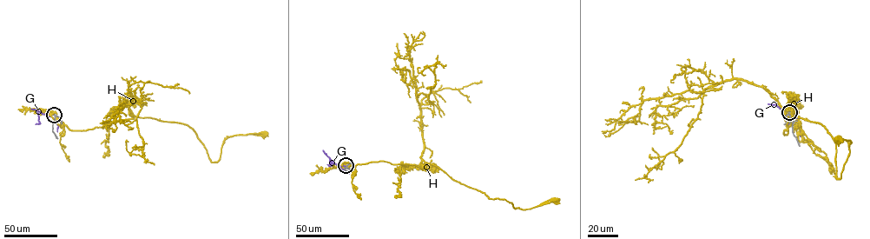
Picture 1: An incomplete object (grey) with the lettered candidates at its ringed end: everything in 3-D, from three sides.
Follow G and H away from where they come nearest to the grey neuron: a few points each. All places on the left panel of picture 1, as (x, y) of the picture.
G: (54, 115), (37, 110), (39, 123), (36, 124)
H: (54, 115), (75, 130), (108, 128), (130, 111), (183, 123), (212, 162), (227, 137), (264, 135)

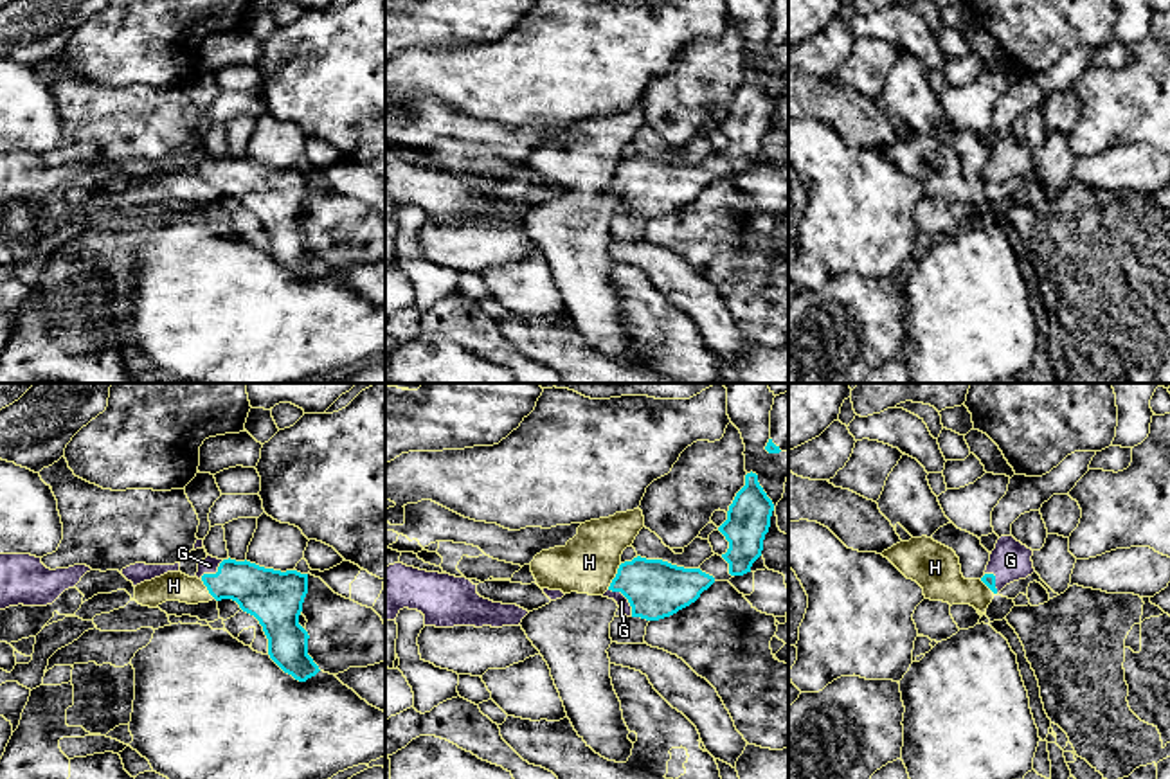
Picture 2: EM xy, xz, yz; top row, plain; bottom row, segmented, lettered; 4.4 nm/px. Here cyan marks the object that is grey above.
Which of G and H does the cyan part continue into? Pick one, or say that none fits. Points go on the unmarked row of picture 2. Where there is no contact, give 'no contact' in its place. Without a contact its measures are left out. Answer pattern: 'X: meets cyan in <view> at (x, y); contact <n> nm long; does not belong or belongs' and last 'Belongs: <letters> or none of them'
G: meets cyan in xz at (625, 193); contact 160 nm long; belongs
H: meets cyan in xz at (616, 173); contact 140 nm long; does not belong
Belongs: G

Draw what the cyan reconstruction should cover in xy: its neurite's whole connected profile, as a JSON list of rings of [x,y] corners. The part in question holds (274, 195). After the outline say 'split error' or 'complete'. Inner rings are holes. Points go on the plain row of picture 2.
[[[207,151],[198,160],[196,175],[216,198],[232,196],[259,218],[268,236],[268,252],[284,270],[306,279],[320,268],[308,252],[310,232],[299,221],[308,191],[308,171]]]; split error

